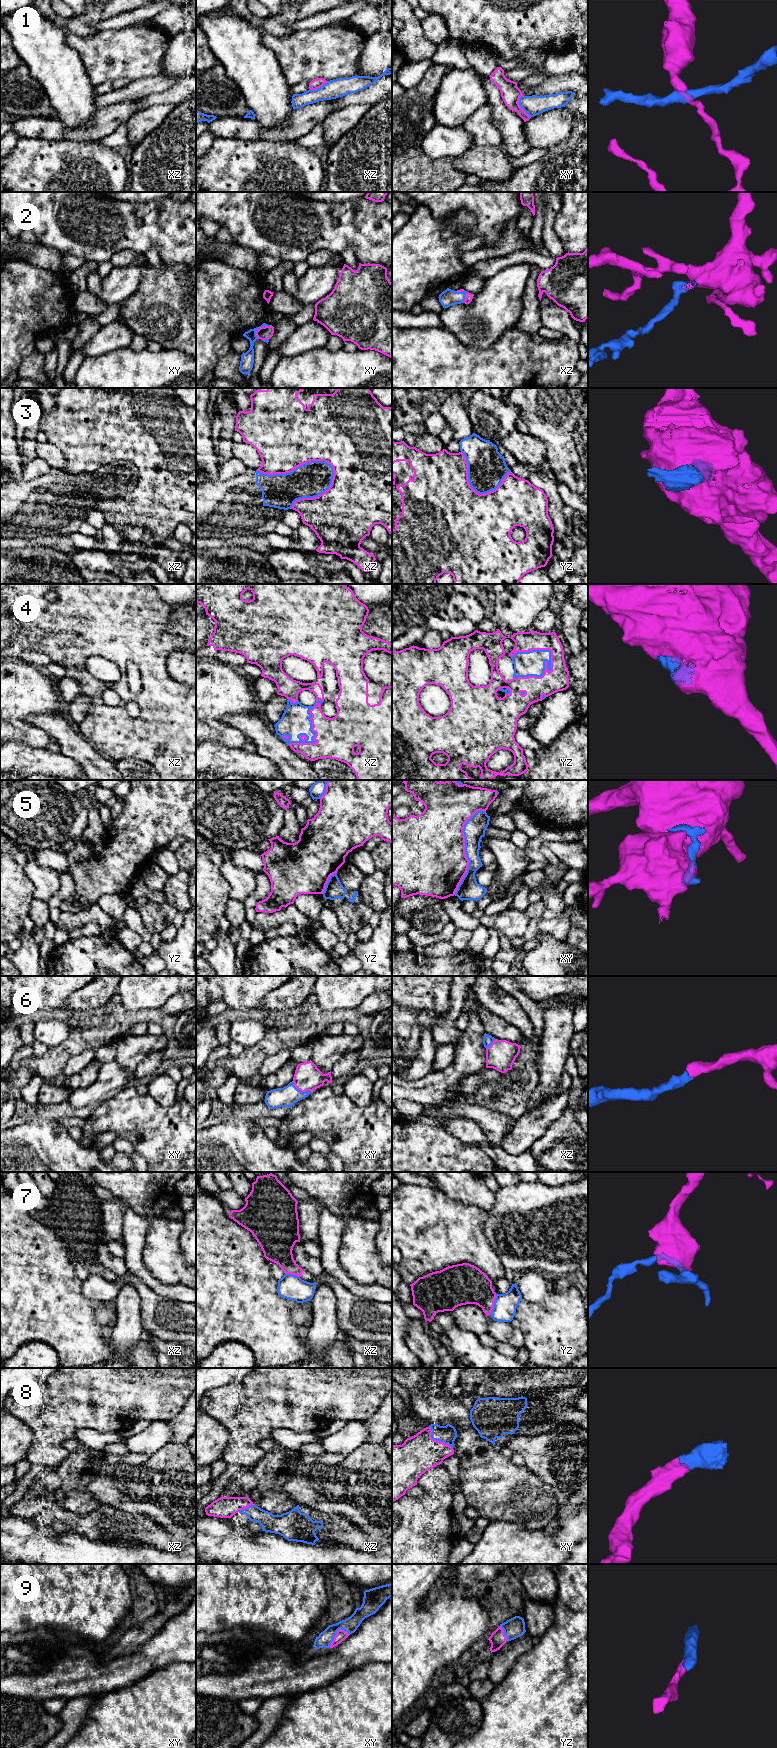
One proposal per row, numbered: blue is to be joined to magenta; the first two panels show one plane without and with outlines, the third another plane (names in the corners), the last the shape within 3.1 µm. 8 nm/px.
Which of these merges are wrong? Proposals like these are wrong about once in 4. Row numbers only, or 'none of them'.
1, 3, 5, 7

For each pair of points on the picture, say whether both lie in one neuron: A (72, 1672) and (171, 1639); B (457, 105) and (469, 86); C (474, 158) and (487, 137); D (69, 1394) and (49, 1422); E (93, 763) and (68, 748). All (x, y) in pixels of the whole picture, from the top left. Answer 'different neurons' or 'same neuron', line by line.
A: same neuron
B: same neuron
C: different neurons
D: same neuron
E: same neuron

